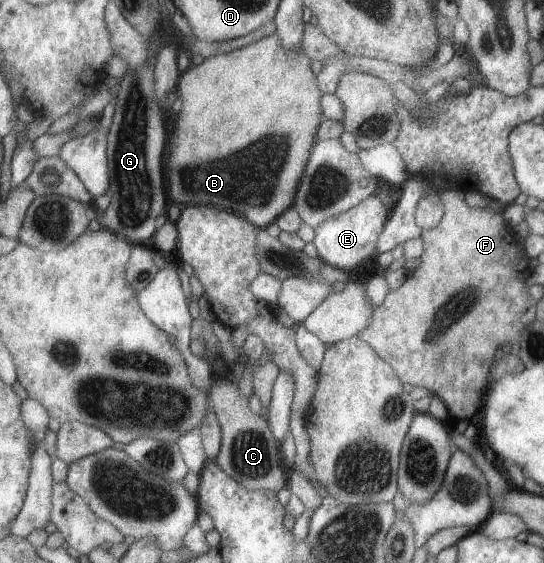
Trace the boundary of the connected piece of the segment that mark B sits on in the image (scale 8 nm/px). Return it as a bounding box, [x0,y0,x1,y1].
[166,32,324,228]

